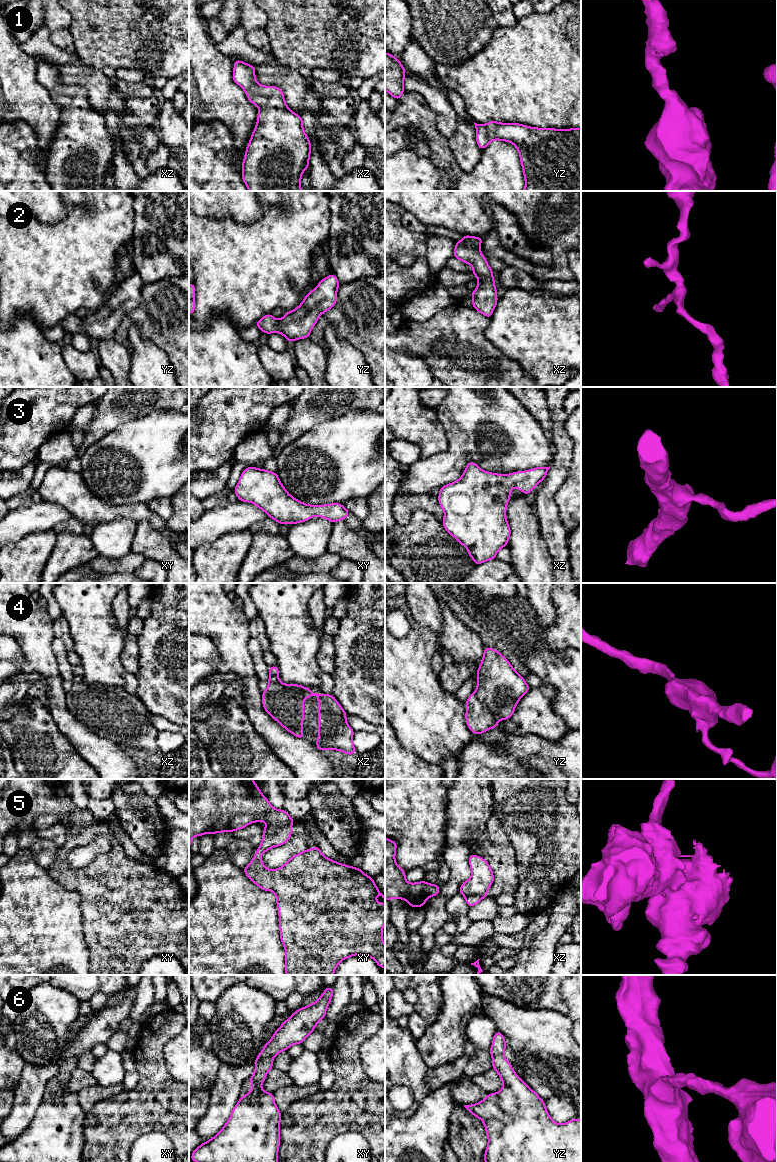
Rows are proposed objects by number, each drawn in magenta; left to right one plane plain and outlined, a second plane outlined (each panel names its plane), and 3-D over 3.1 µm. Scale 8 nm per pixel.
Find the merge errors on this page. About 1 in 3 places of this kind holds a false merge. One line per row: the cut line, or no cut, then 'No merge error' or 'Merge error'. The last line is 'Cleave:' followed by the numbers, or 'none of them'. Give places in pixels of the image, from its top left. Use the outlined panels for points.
1: No split. No merge error
2: No split. No merge error
3: No split. No merge error
4: No split. No merge error
5: Split along xy (290, 826), (276, 831), (264, 831). Merge error
6: No split. No merge error
Cleave: 5

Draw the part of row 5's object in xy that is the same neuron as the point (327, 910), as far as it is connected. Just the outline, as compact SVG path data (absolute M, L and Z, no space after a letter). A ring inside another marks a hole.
M291 827L277 832L263 831L256 854L243 869L245 875L260 889L272 891L276 895L280 939L286 953L286 975L333 975L341 961L354 955L367 955L383 969L385 945L382 931L385 924L385 904L377 902L375 896L385 899L385 895L379 891L373 878L364 874L360 868L325 857L318 846L292 856L278 869L267 869L260 856L273 847L285 844L291 836Z

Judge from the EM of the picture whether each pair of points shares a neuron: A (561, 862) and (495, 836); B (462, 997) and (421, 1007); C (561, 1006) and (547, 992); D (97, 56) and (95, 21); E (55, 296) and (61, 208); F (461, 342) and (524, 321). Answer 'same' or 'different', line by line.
A: different
B: different
C: same
D: same
E: different
F: different

